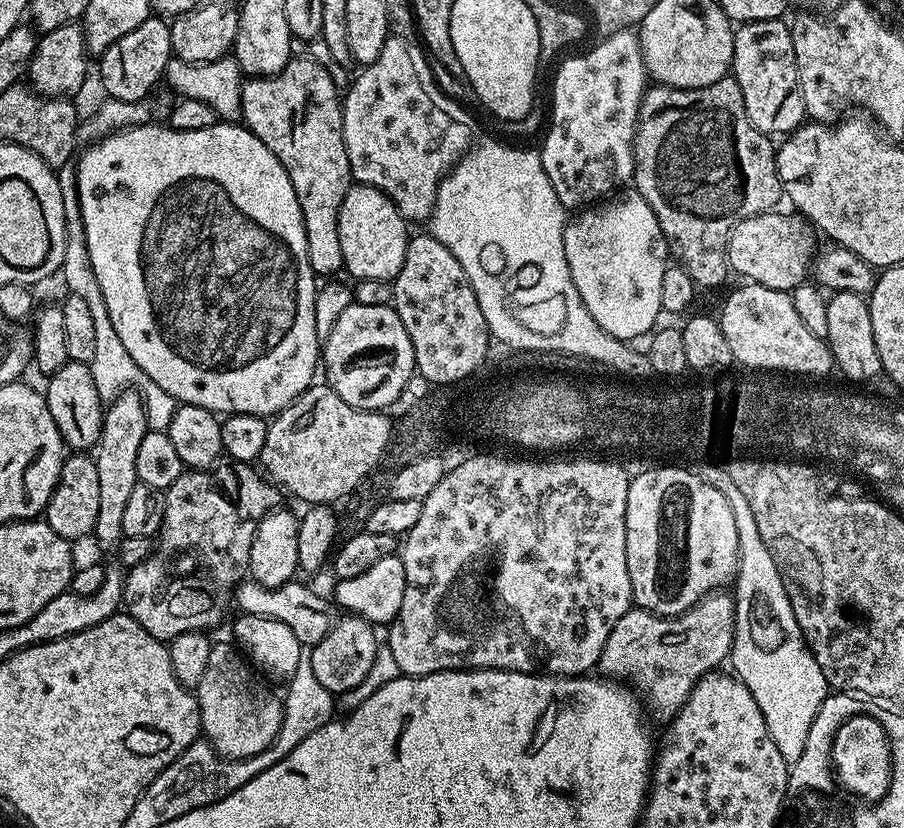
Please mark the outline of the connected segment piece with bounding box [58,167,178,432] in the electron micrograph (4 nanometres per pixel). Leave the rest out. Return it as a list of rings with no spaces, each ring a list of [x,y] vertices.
[[[71,167],[61,168],[58,172],[60,178],[60,189],[64,199],[64,213],[66,214],[66,254],[64,255],[64,284],[67,291],[73,296],[82,298],[86,302],[86,307],[90,309],[90,315],[94,317],[94,335],[98,346],[94,350],[94,358],[90,365],[92,377],[98,386],[100,399],[111,402],[118,398],[118,394],[135,390],[144,398],[146,414],[148,415],[148,427],[154,432],[167,432],[170,422],[174,418],[178,407],[178,401],[158,382],[154,382],[150,377],[145,376],[144,371],[130,358],[130,353],[126,351],[126,345],[122,338],[118,338],[118,330],[114,330],[114,322],[110,322],[110,314],[106,310],[106,298],[102,298],[102,286],[98,286],[98,278],[94,278],[94,266],[90,266],[90,254],[86,250],[86,234],[84,233],[84,223],[80,217],[80,198],[76,195],[76,177]]]

